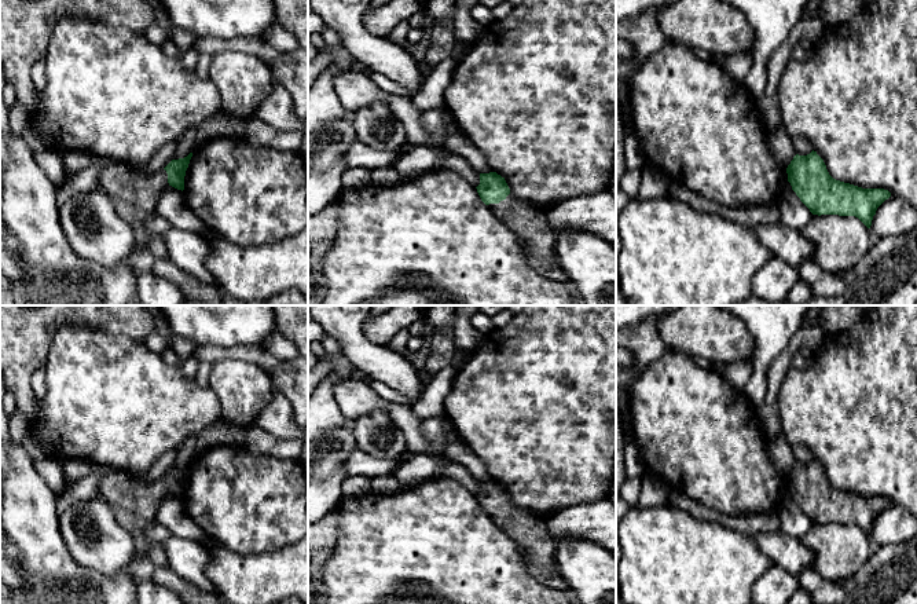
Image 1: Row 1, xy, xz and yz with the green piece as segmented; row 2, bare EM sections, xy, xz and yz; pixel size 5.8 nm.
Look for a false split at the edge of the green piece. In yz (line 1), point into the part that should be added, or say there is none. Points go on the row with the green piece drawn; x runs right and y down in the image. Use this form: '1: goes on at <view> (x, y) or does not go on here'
1: does not go on here

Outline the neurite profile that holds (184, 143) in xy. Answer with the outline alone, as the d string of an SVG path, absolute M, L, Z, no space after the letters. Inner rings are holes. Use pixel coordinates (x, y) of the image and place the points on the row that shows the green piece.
M187 129L181 136L176 139L176 151L173 160L184 158L191 153L195 143L197 129Z

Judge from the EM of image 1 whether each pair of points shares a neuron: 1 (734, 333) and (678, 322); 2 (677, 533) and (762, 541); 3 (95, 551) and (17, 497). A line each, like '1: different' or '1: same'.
1: same
2: different
3: different

